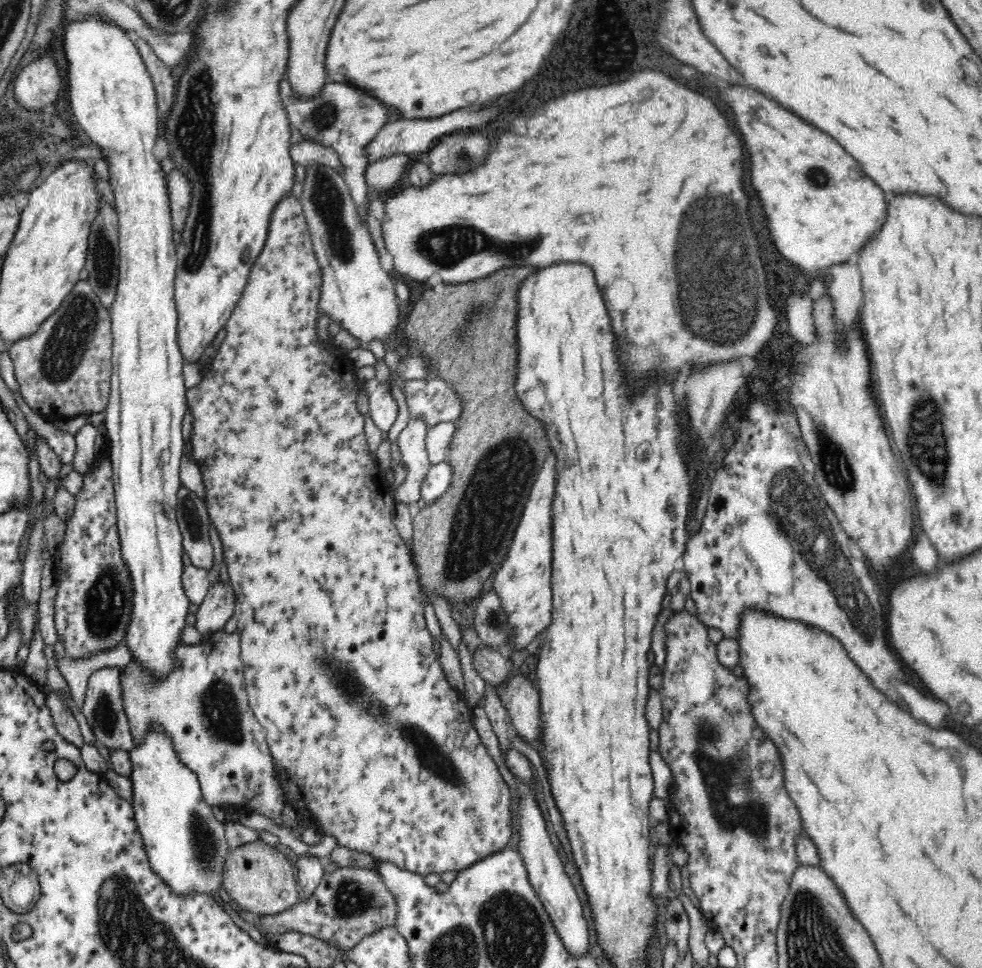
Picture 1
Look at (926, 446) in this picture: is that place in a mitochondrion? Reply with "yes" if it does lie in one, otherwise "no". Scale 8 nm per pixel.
yes

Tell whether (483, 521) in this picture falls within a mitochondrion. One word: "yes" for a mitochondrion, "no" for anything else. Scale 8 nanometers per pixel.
yes

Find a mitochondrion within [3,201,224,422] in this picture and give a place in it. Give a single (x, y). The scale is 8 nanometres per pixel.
(71, 338)

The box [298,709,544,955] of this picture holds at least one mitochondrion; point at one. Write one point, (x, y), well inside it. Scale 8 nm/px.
(352, 899)

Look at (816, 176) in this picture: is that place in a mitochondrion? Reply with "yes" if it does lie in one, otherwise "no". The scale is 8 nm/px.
yes

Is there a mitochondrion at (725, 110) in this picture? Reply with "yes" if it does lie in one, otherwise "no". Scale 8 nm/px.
no

